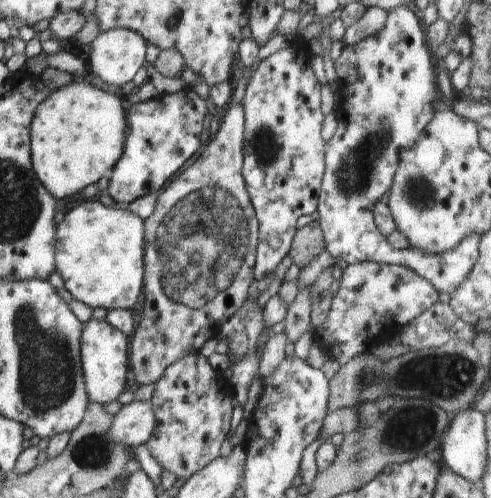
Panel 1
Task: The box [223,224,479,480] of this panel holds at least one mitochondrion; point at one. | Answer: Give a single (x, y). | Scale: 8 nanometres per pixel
(410, 426)

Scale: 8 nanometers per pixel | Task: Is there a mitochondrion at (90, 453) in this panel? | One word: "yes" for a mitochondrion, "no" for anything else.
yes

